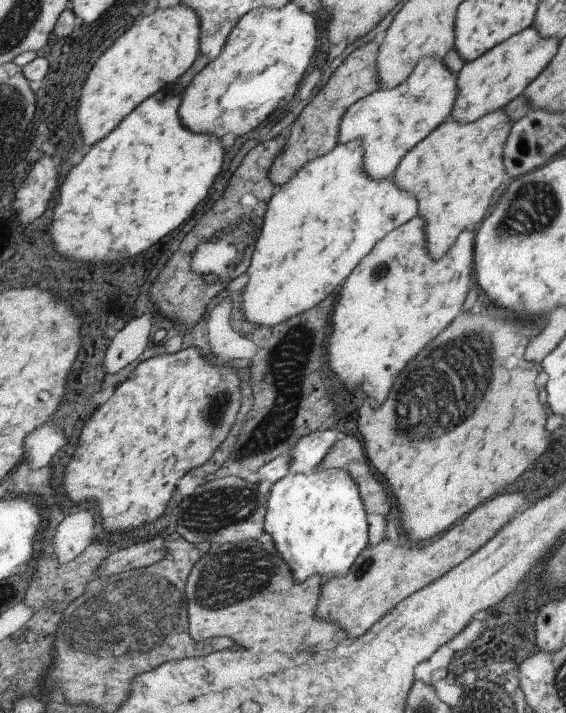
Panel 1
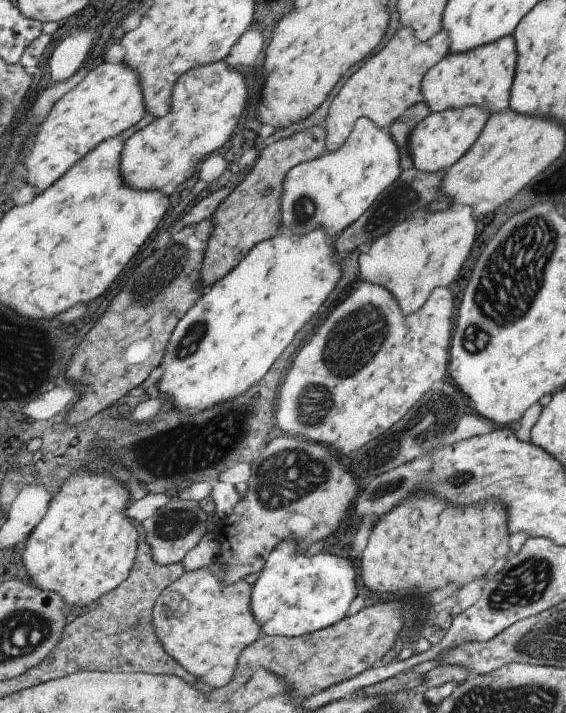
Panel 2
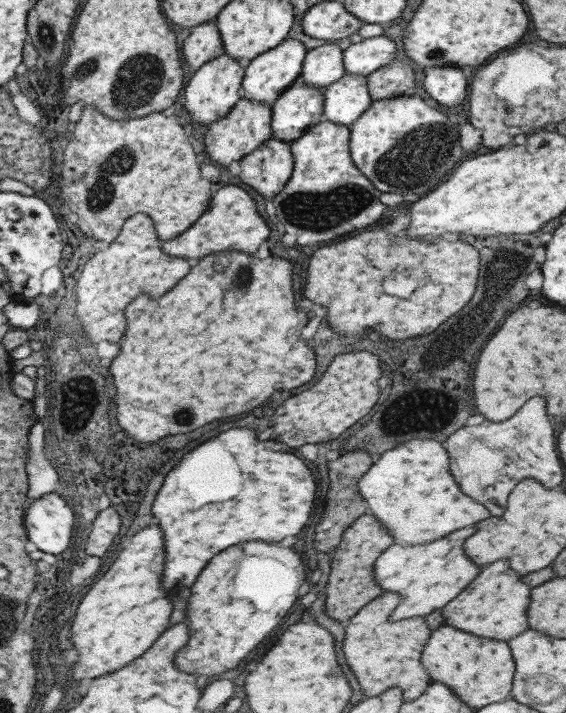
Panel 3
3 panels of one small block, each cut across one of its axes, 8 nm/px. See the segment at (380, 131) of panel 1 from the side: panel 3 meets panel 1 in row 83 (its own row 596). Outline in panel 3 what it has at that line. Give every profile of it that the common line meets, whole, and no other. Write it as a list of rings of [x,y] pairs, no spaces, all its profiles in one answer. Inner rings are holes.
[[[467,526],[455,530],[443,538],[437,538],[427,544],[415,546],[389,546],[373,564],[374,580],[384,592],[393,592],[401,596],[401,602],[387,618],[387,621],[421,616],[425,617],[435,608],[441,608],[462,592],[481,572],[483,566],[467,557],[463,551],[463,542],[475,532],[475,527]]]

